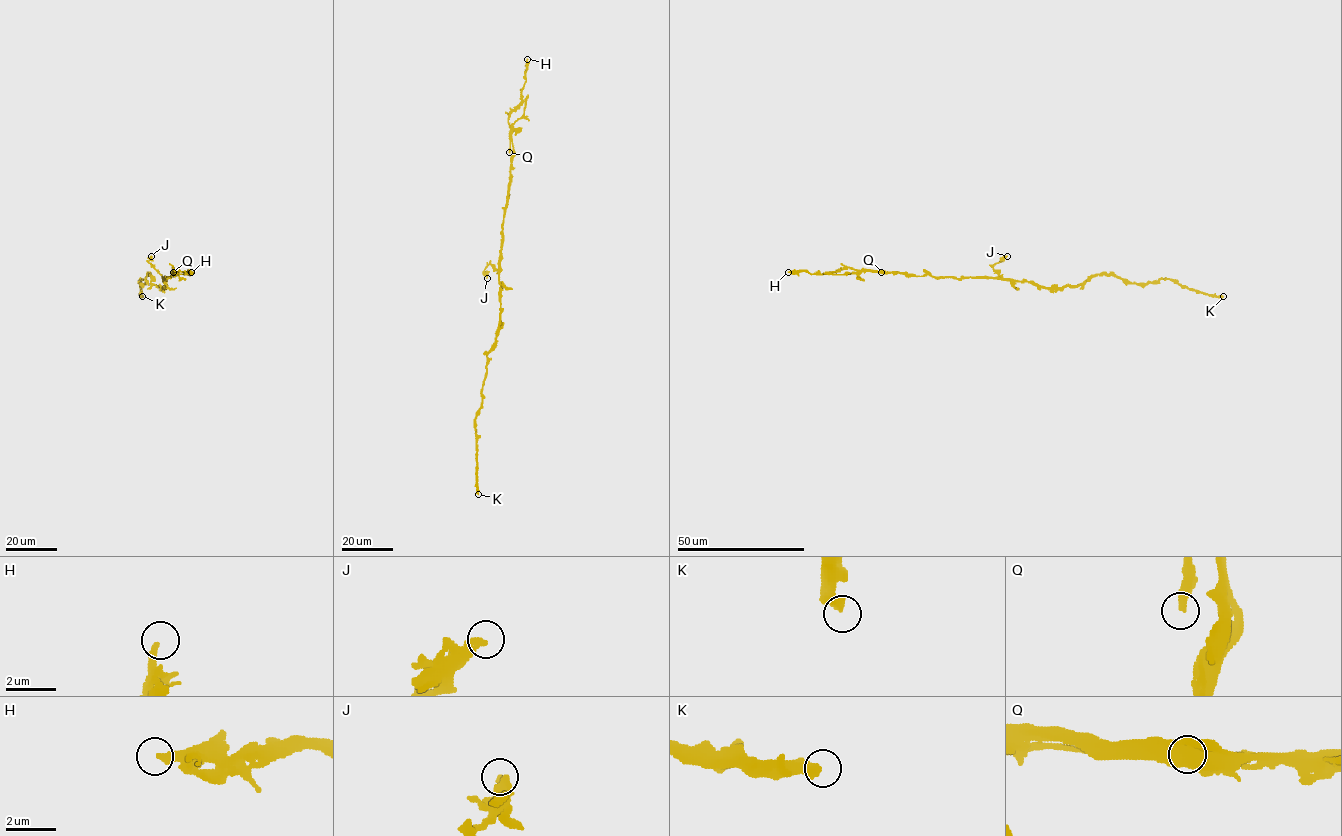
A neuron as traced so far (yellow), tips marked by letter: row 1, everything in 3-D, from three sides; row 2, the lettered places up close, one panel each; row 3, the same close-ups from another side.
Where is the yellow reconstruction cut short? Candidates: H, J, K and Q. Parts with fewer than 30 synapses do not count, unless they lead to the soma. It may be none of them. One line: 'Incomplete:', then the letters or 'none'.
Incomplete: H

